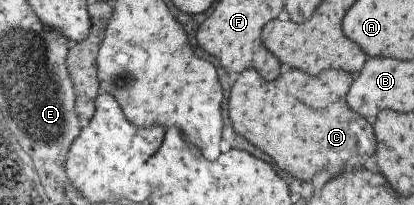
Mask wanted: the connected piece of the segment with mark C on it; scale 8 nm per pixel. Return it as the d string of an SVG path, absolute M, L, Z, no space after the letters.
M245 69L238 73L231 87L227 117L231 119L233 131L271 157L293 185L309 181L311 175L321 169L331 171L329 176L334 178L342 168L355 169L363 165L376 149L372 125L345 105L345 93L351 81L351 73L333 69L315 77L289 69L275 81L263 81L254 69Z

